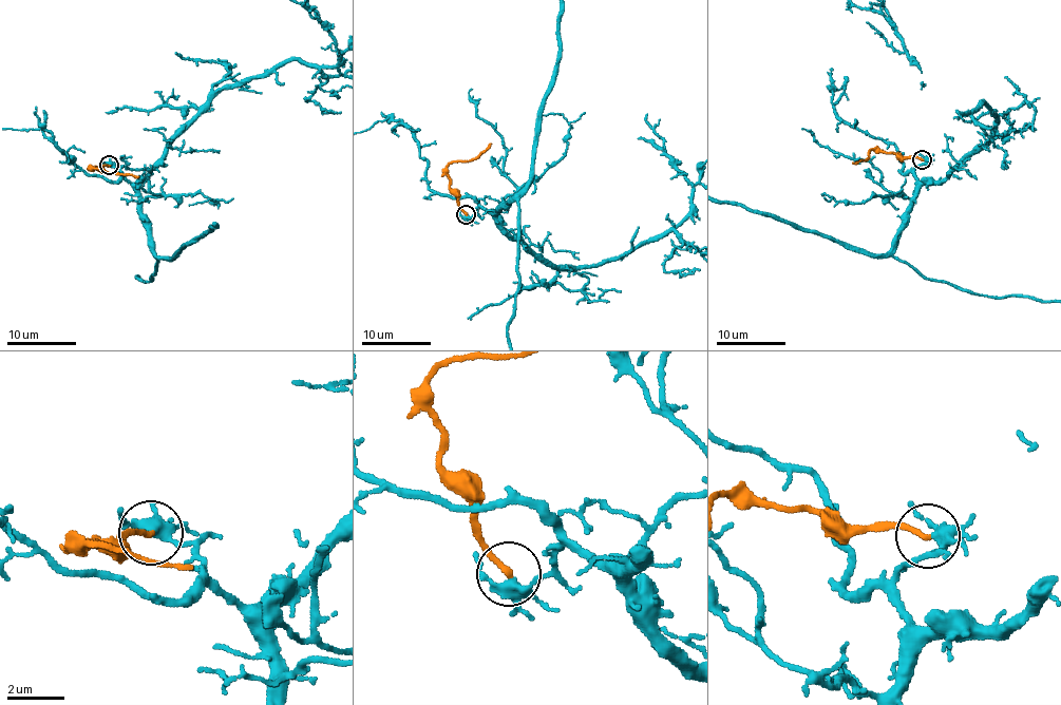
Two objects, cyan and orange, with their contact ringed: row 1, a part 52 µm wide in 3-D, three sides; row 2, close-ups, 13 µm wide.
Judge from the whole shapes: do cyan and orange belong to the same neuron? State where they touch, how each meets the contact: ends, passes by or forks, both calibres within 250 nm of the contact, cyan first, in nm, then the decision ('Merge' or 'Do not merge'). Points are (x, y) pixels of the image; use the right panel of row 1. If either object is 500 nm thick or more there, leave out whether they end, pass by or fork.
Place: (922, 159). At the ring cyan forks. At the ring orange ends. Thickness 320 nm (cyan) against 200 nm. Do not merge

